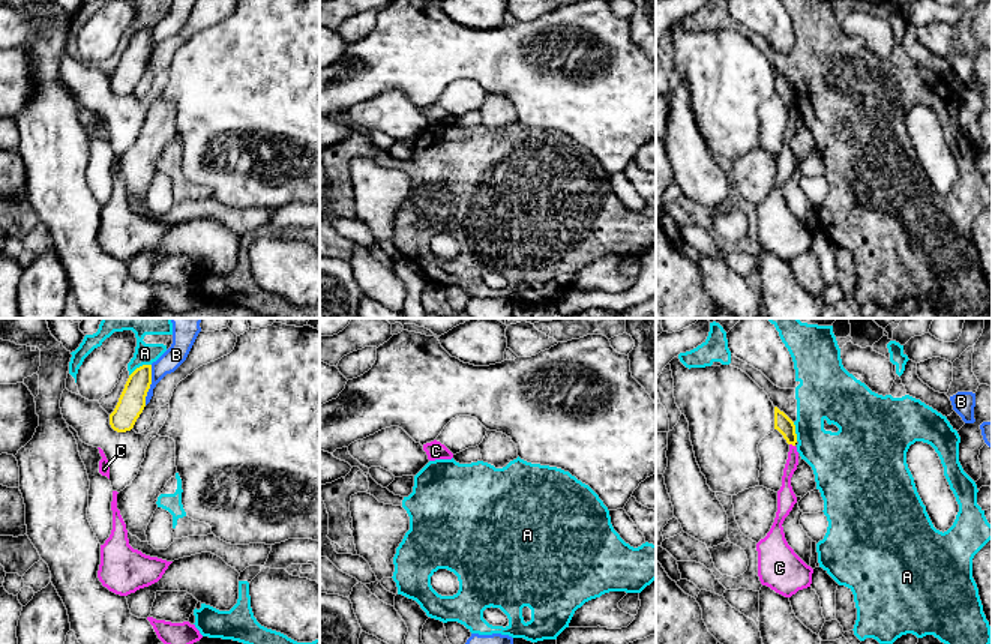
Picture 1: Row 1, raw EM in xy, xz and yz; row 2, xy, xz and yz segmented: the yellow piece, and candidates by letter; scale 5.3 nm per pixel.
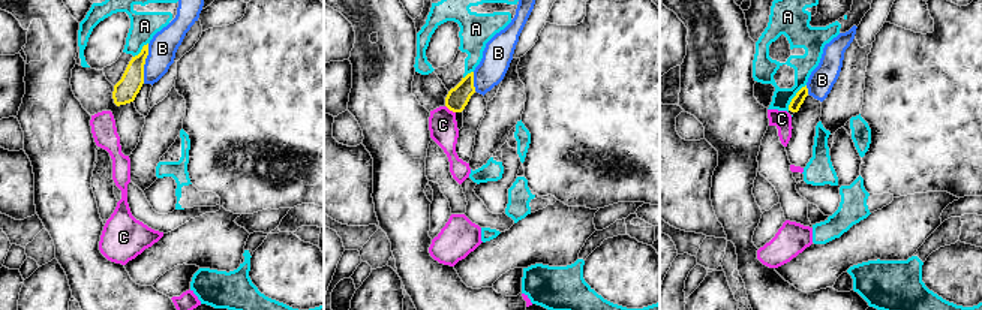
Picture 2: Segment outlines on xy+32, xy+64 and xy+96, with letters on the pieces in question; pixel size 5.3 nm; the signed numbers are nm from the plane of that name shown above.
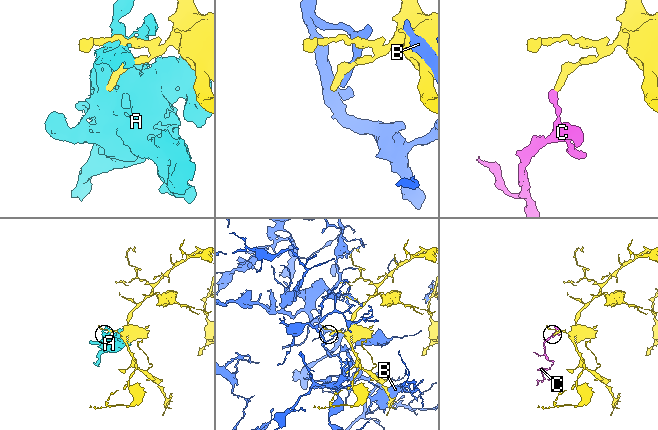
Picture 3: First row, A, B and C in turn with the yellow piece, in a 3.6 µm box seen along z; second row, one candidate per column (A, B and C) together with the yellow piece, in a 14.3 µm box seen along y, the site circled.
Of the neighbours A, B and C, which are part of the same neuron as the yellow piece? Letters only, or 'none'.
none

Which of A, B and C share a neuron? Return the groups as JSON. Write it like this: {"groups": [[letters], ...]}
{"groups": [["A"], ["B"], ["C"]]}

